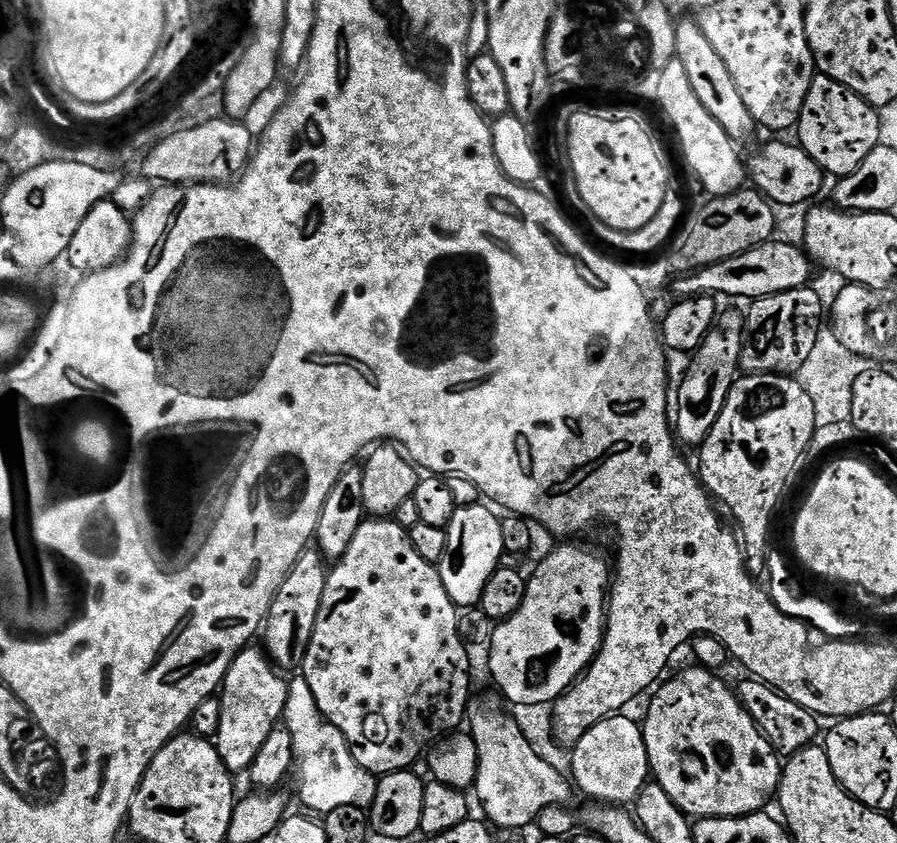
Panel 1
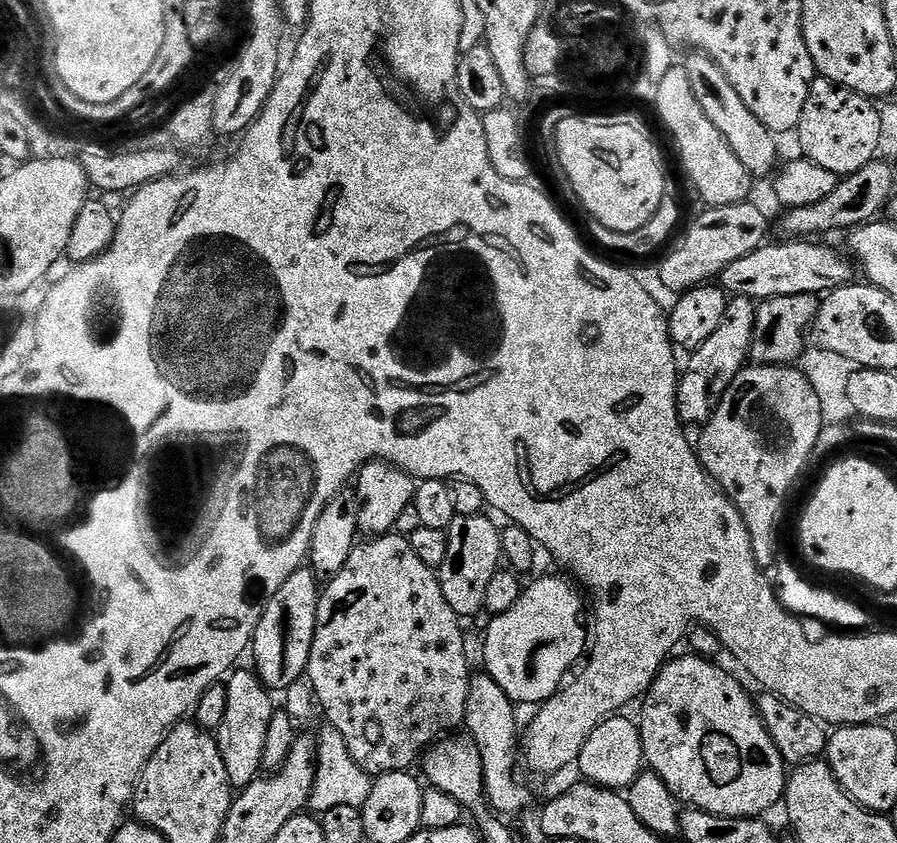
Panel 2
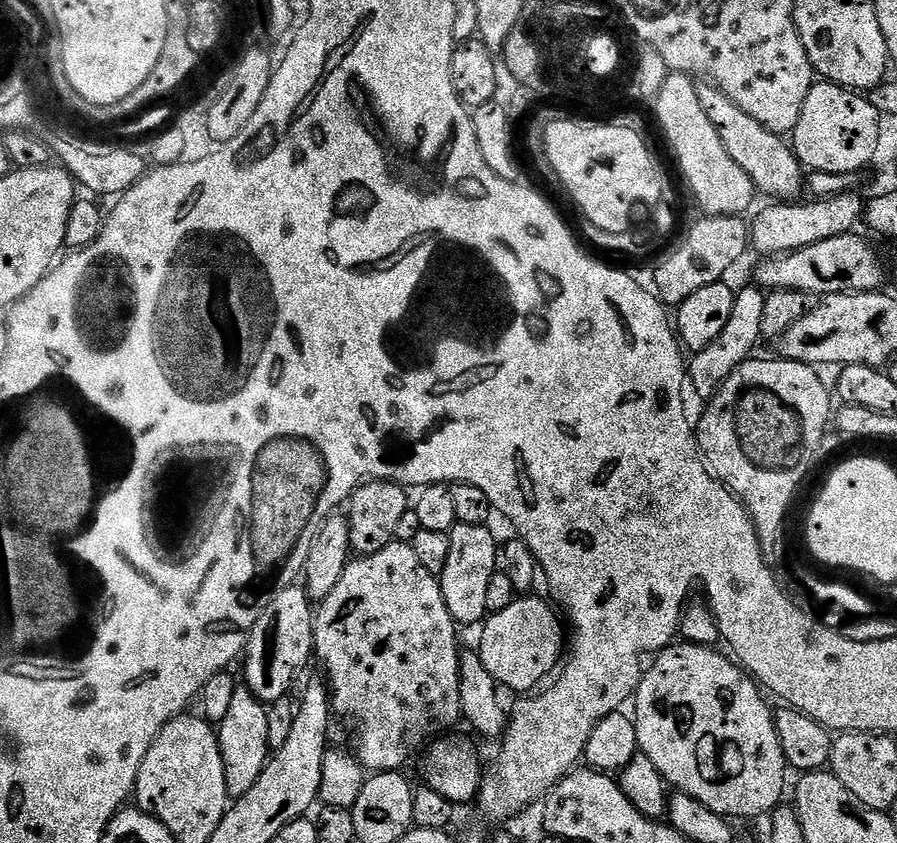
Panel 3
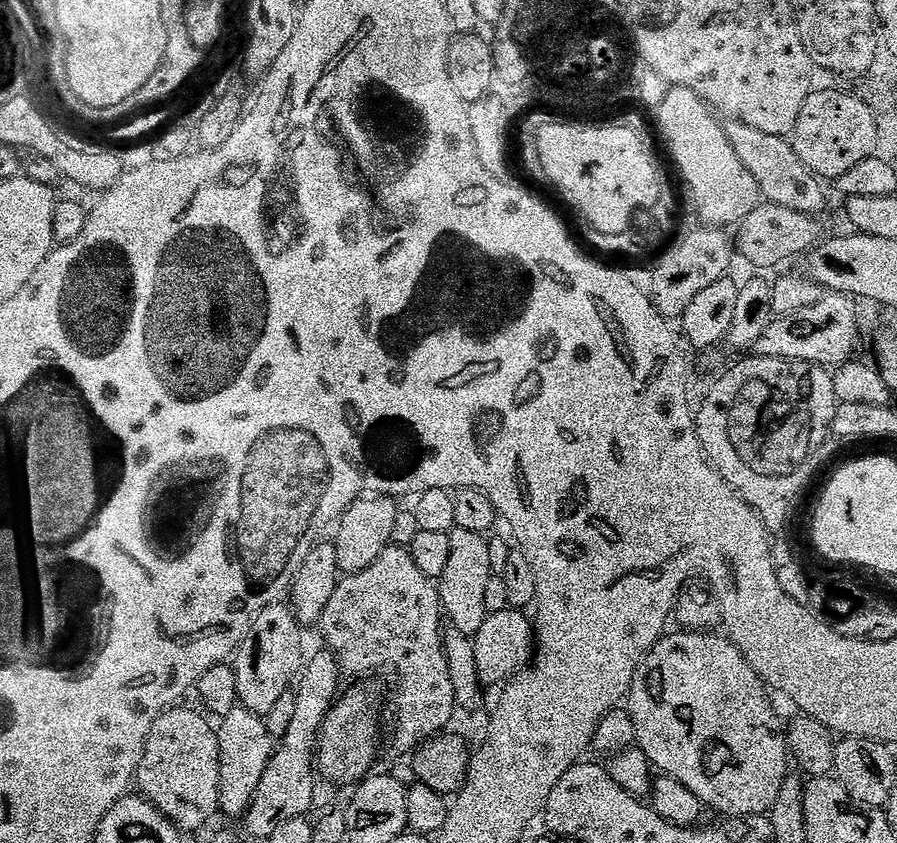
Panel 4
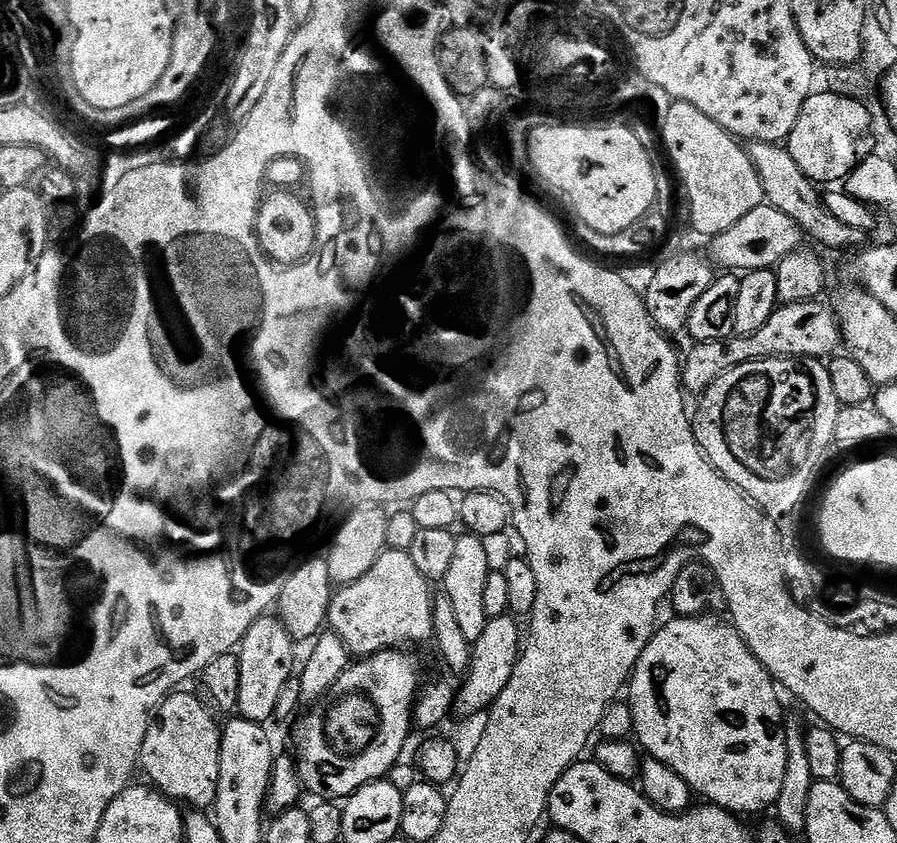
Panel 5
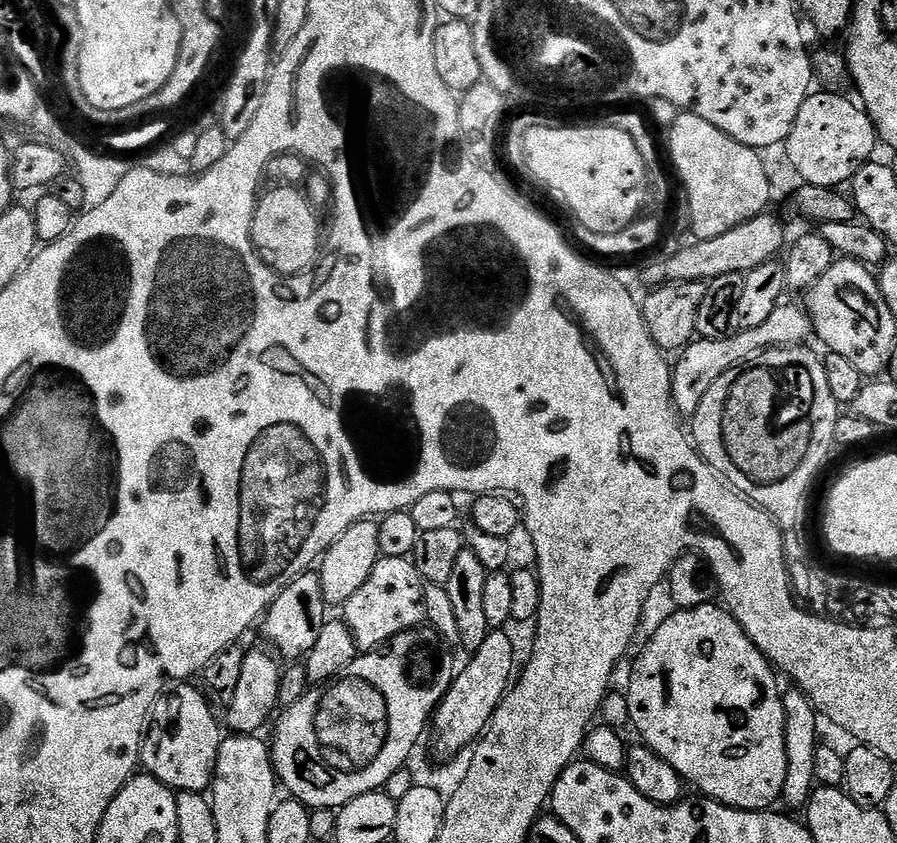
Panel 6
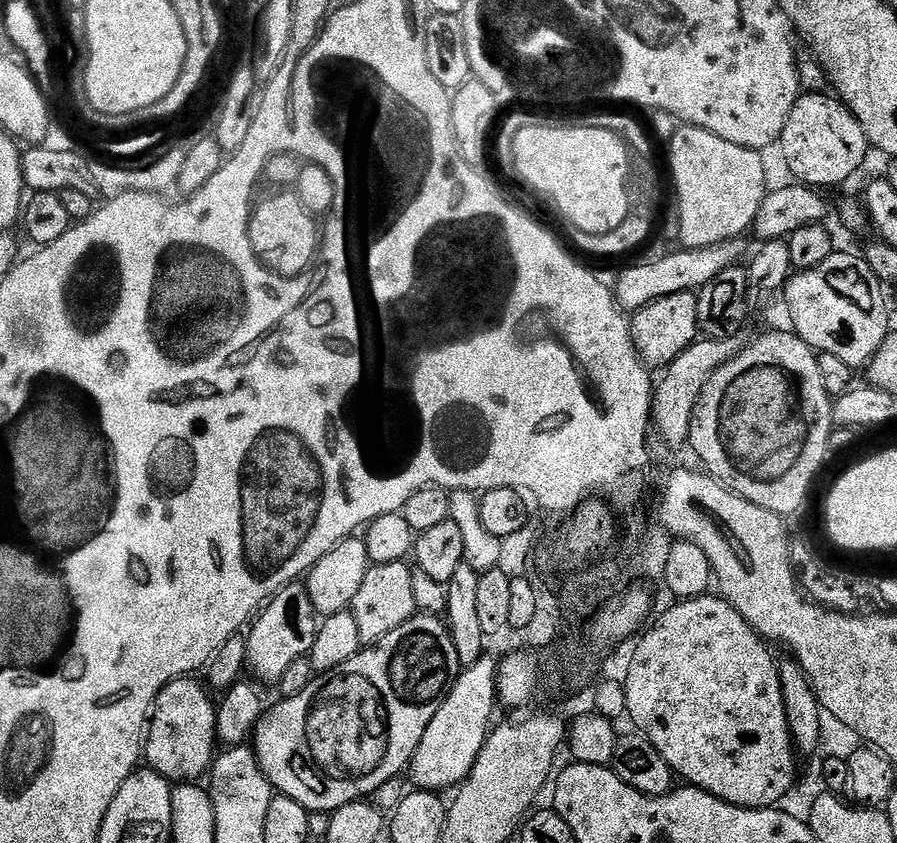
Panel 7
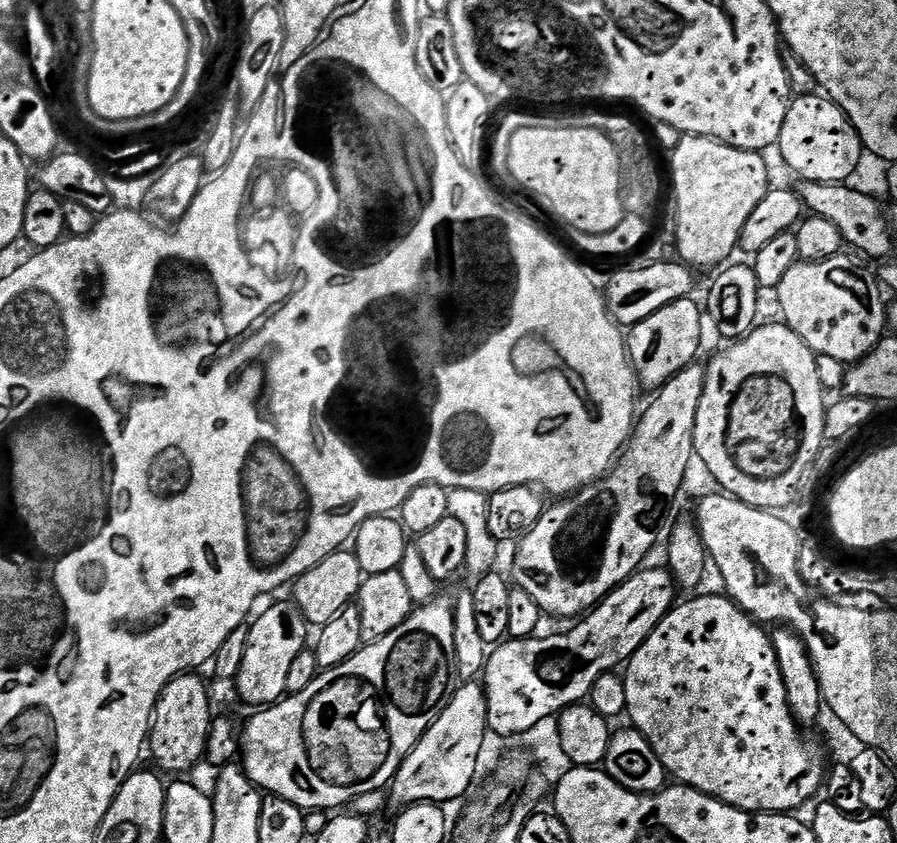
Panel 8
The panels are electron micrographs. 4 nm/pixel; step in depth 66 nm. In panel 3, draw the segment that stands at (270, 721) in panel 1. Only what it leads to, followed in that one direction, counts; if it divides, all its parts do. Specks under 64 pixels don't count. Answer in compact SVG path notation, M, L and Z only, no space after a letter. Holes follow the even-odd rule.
M247 686L237 687L230 710L218 726L222 762L226 770L226 790L229 797L238 798L258 782L258 774L267 766L270 759L266 722L268 708Z

